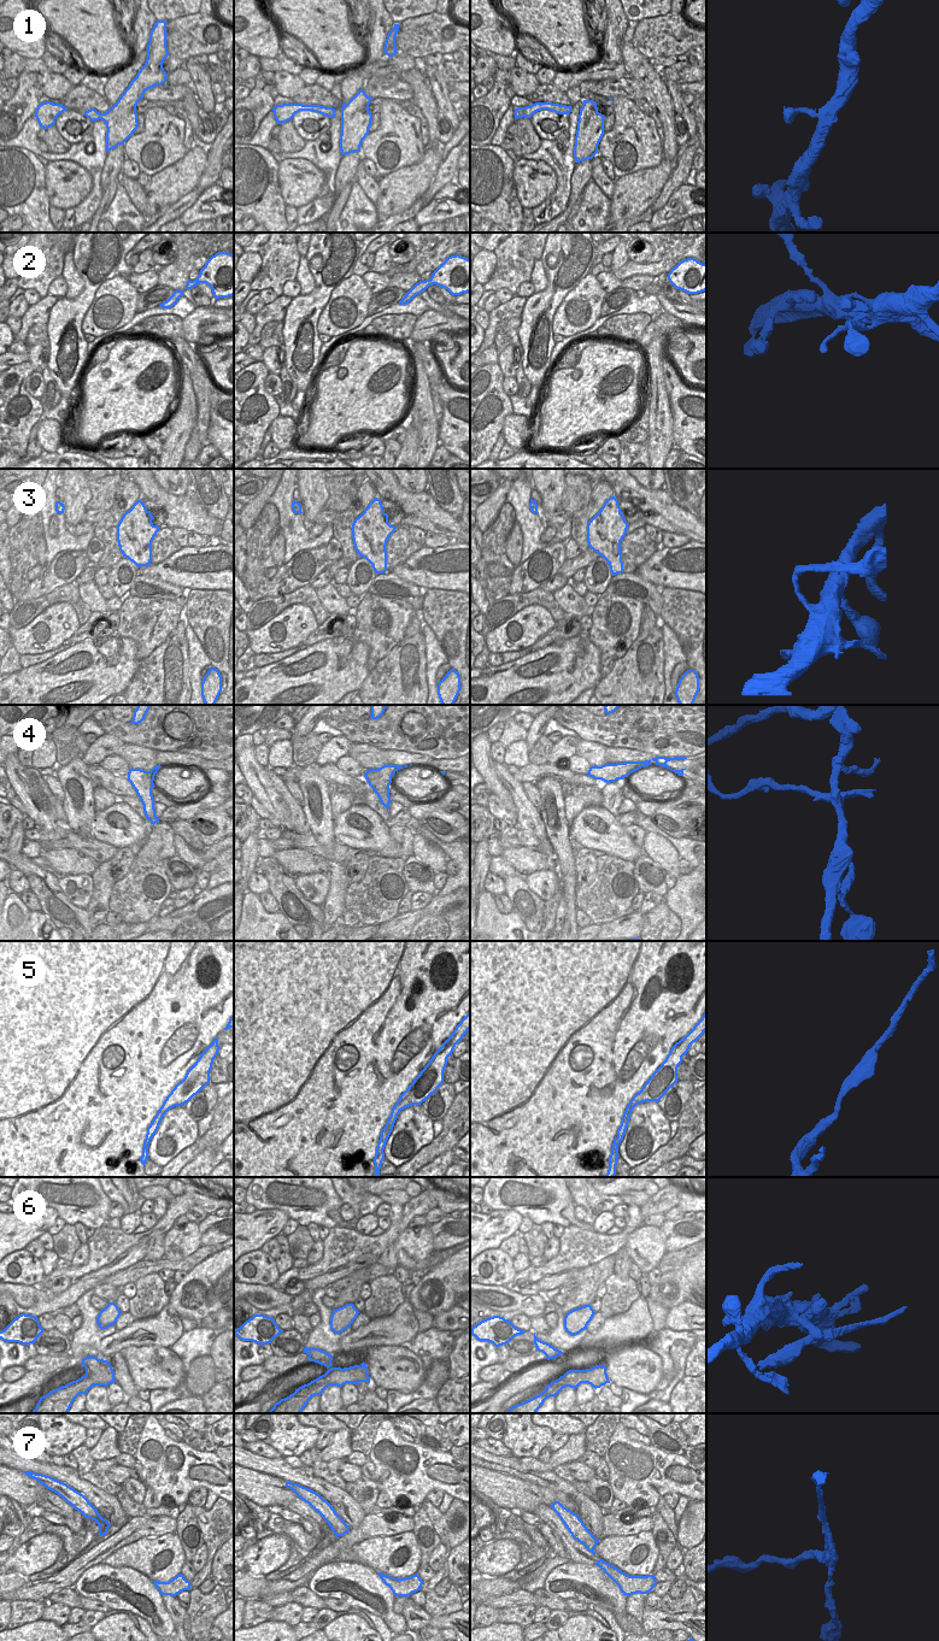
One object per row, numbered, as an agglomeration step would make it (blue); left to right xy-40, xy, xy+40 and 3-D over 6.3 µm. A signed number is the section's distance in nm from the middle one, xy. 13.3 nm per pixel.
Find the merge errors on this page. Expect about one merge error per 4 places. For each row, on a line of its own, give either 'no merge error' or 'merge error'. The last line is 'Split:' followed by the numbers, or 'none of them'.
1: no merge error
2: no merge error
3: no merge error
4: merge error
5: merge error
6: no merge error
7: merge error
Split: 4, 5, 7

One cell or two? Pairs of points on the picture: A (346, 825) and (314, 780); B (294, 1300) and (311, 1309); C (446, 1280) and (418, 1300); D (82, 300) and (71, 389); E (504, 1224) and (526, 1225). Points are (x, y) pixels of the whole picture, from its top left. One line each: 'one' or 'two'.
A: two
B: two
C: one
D: one
E: two

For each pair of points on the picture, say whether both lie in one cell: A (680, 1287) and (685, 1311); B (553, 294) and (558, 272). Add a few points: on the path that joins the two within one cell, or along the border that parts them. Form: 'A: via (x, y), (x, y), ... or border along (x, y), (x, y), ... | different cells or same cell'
A: border along (685, 1300), (669, 1310) | different cells
B: via (557, 289), (558, 277) | same cell

